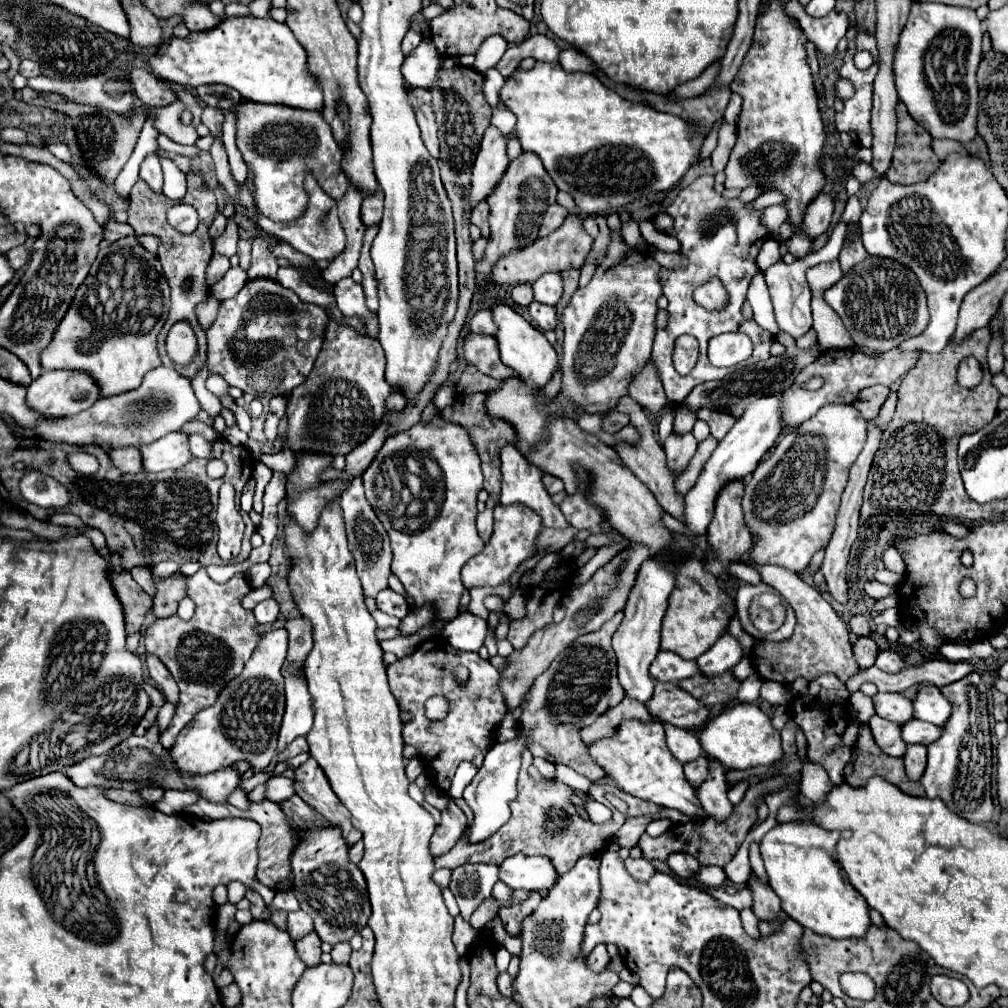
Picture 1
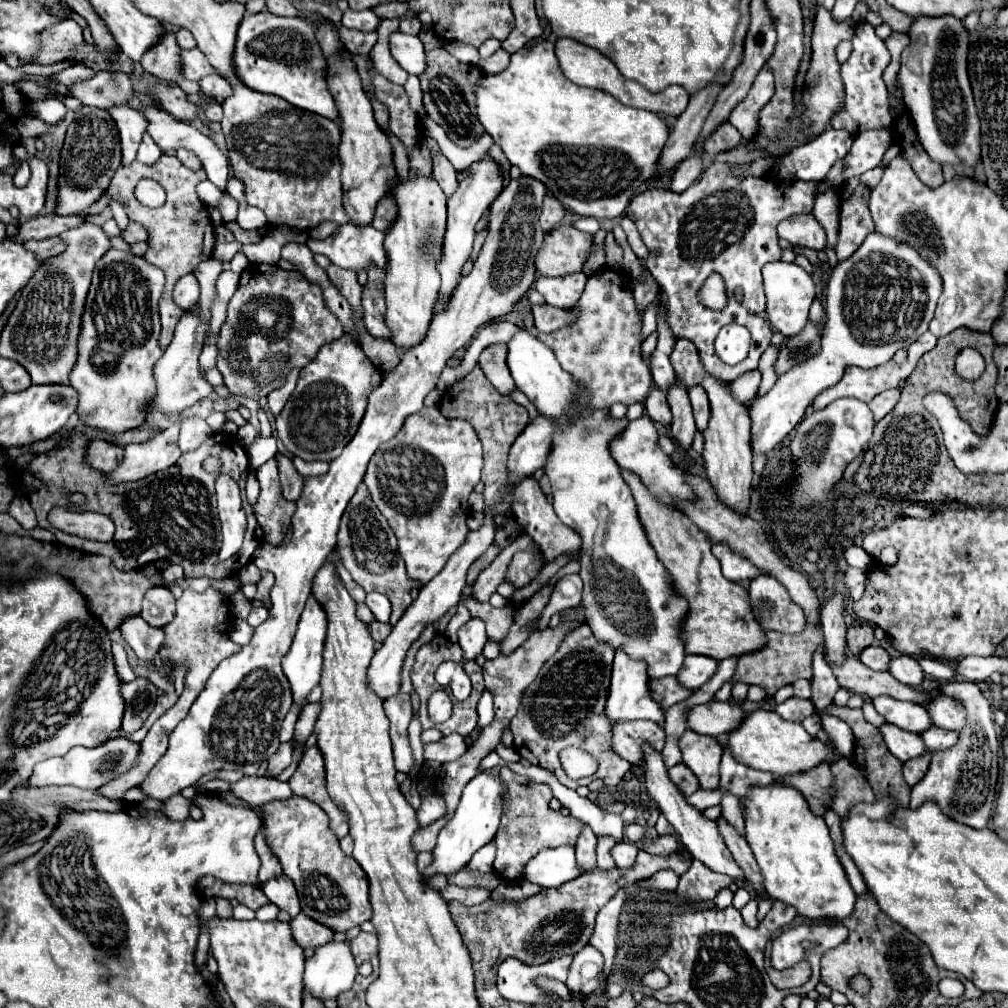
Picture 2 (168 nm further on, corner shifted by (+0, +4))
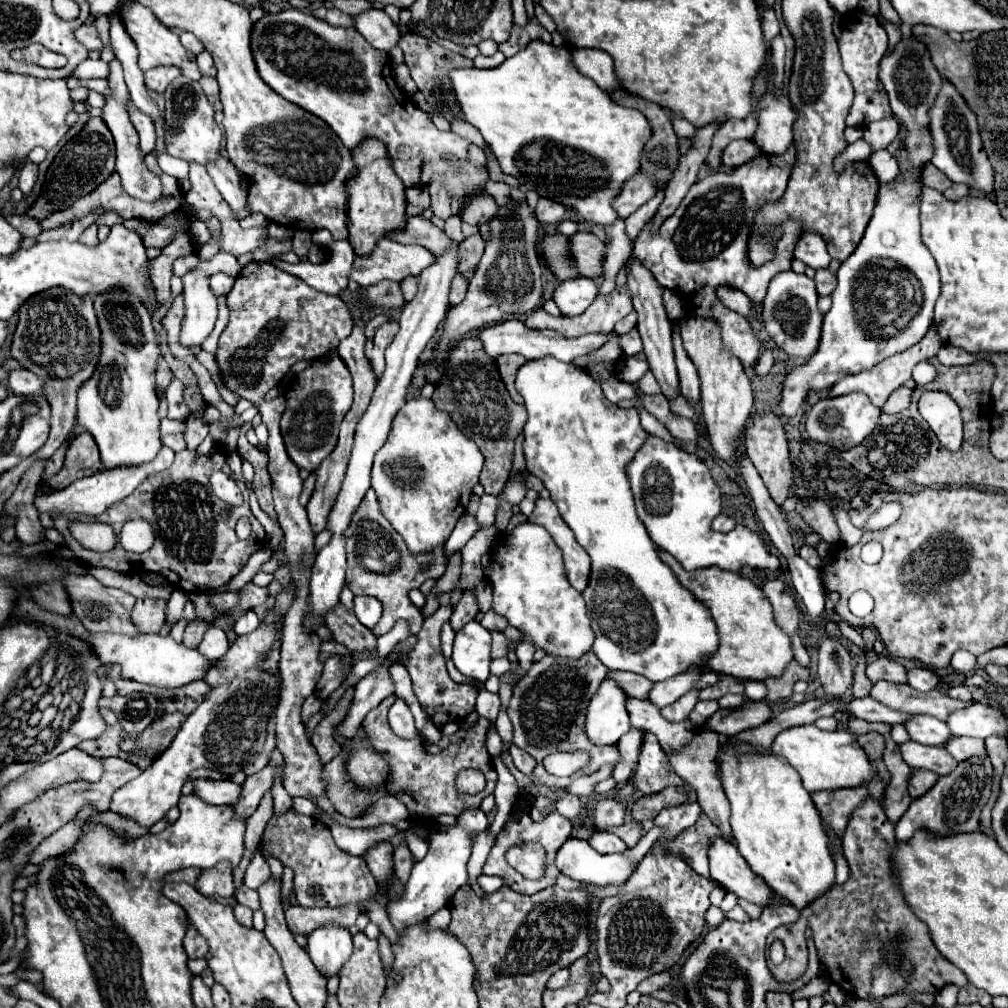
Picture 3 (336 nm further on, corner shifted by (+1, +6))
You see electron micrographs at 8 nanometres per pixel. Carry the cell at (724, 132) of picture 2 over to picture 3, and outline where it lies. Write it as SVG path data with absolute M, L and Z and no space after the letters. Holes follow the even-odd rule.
M732 140L724 150L722 150L722 164L724 166L730 166L730 168L736 168L736 166L742 166L744 162L752 160L754 156L758 156L758 150L754 146L752 140Z

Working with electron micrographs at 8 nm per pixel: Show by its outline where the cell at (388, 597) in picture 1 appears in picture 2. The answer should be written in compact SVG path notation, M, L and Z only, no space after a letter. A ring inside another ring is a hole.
M369 592L365 598L365 604L369 606L369 610L373 612L377 622L387 622L391 616L391 604L387 600L387 596L377 594L377 592Z

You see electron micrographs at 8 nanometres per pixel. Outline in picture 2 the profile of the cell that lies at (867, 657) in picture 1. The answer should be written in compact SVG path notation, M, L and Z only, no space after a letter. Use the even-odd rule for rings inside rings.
M869 646L869 648L865 648L865 650L861 652L859 660L861 660L865 666L869 666L871 670L889 670L889 660L891 660L891 656L889 656L883 648L879 648L879 646Z

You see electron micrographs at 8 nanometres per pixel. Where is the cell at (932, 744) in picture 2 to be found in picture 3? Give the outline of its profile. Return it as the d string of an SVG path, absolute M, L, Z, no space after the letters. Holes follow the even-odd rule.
M952 736L944 748L948 750L948 754L952 754L958 762L962 762L964 758L972 758L972 756L984 756L986 754L986 746L984 740L980 738L964 738L964 736Z

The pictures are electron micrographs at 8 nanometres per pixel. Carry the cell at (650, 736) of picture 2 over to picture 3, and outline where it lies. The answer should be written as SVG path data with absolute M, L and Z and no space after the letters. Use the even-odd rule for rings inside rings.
M642 732L642 746L632 784L642 794L654 794L672 784L682 784L682 778L672 770L668 754L660 748L658 738L652 732Z

